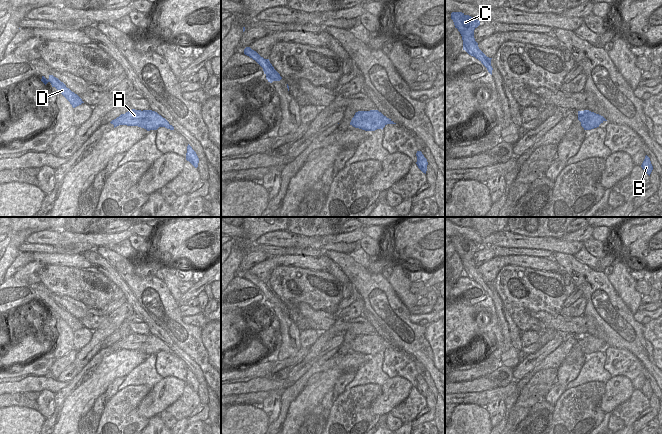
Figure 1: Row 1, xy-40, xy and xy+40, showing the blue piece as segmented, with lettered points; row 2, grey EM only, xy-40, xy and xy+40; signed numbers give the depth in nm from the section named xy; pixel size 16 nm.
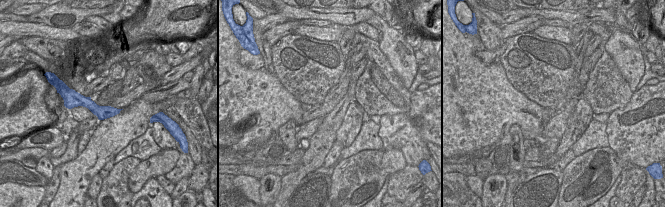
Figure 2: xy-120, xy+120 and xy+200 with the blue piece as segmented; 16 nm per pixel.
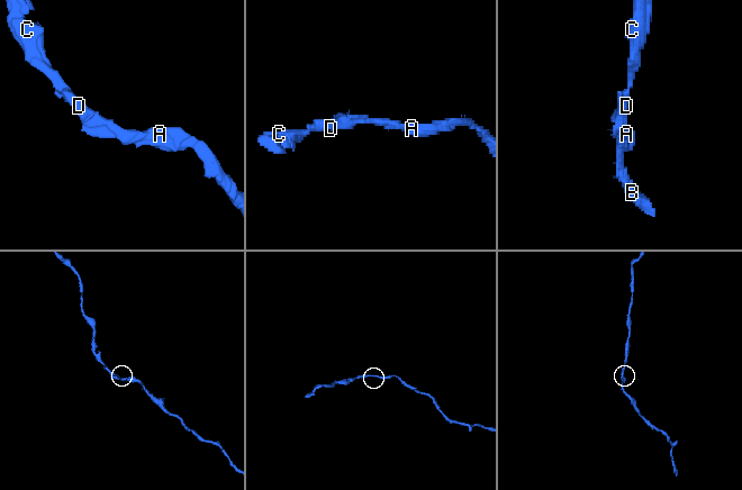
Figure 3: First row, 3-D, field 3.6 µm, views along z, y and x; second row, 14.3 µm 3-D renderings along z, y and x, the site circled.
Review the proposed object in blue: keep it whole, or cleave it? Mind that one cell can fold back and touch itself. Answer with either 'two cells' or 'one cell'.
one cell

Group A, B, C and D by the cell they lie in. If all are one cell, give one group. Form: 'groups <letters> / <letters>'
groups A B C D

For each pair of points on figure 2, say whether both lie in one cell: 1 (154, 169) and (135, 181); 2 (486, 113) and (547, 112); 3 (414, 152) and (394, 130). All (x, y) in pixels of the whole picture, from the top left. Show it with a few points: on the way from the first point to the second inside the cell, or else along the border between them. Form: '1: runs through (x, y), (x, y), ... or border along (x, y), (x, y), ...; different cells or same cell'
1: runs through (149, 169), (140, 176); same cell
2: runs through (501, 113), (532, 114); same cell
3: runs through (411, 147), (399, 135); same cell

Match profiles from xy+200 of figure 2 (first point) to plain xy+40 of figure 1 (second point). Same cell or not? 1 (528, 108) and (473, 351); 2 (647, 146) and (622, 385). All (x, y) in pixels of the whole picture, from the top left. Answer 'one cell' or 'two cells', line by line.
1: two cells
2: two cells

